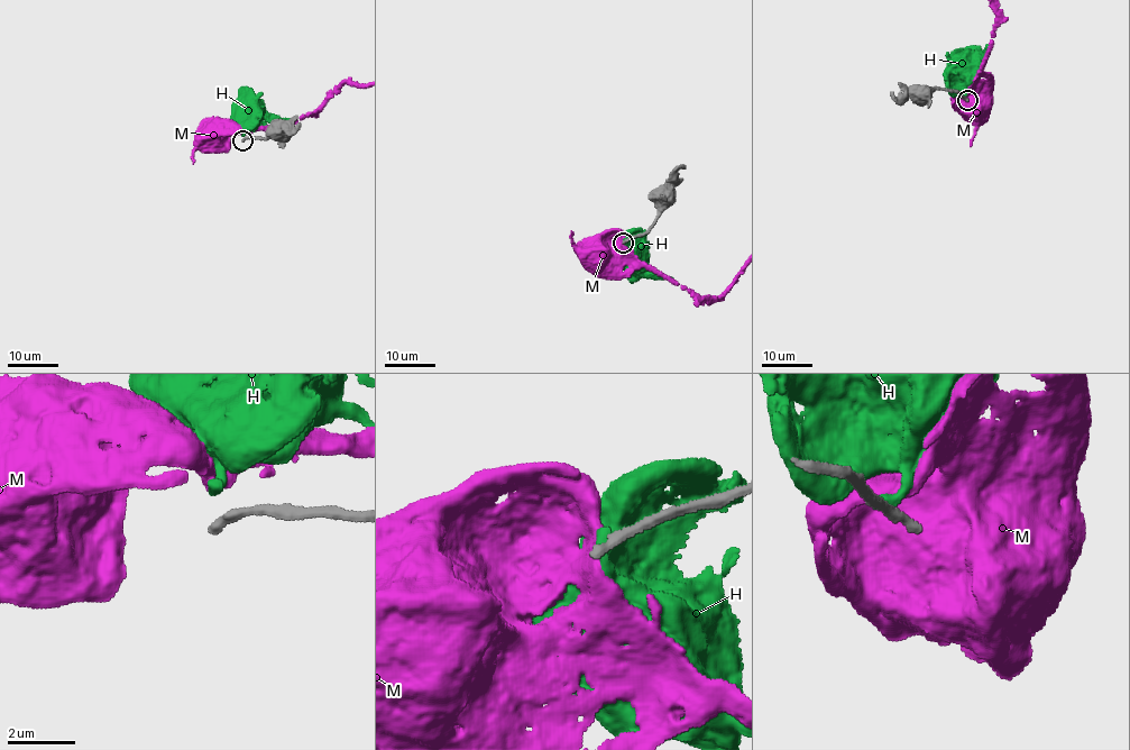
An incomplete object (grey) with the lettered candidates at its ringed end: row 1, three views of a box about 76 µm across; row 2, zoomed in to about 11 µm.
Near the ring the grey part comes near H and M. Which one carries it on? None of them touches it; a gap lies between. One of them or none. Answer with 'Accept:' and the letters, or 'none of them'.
Accept: none of them

